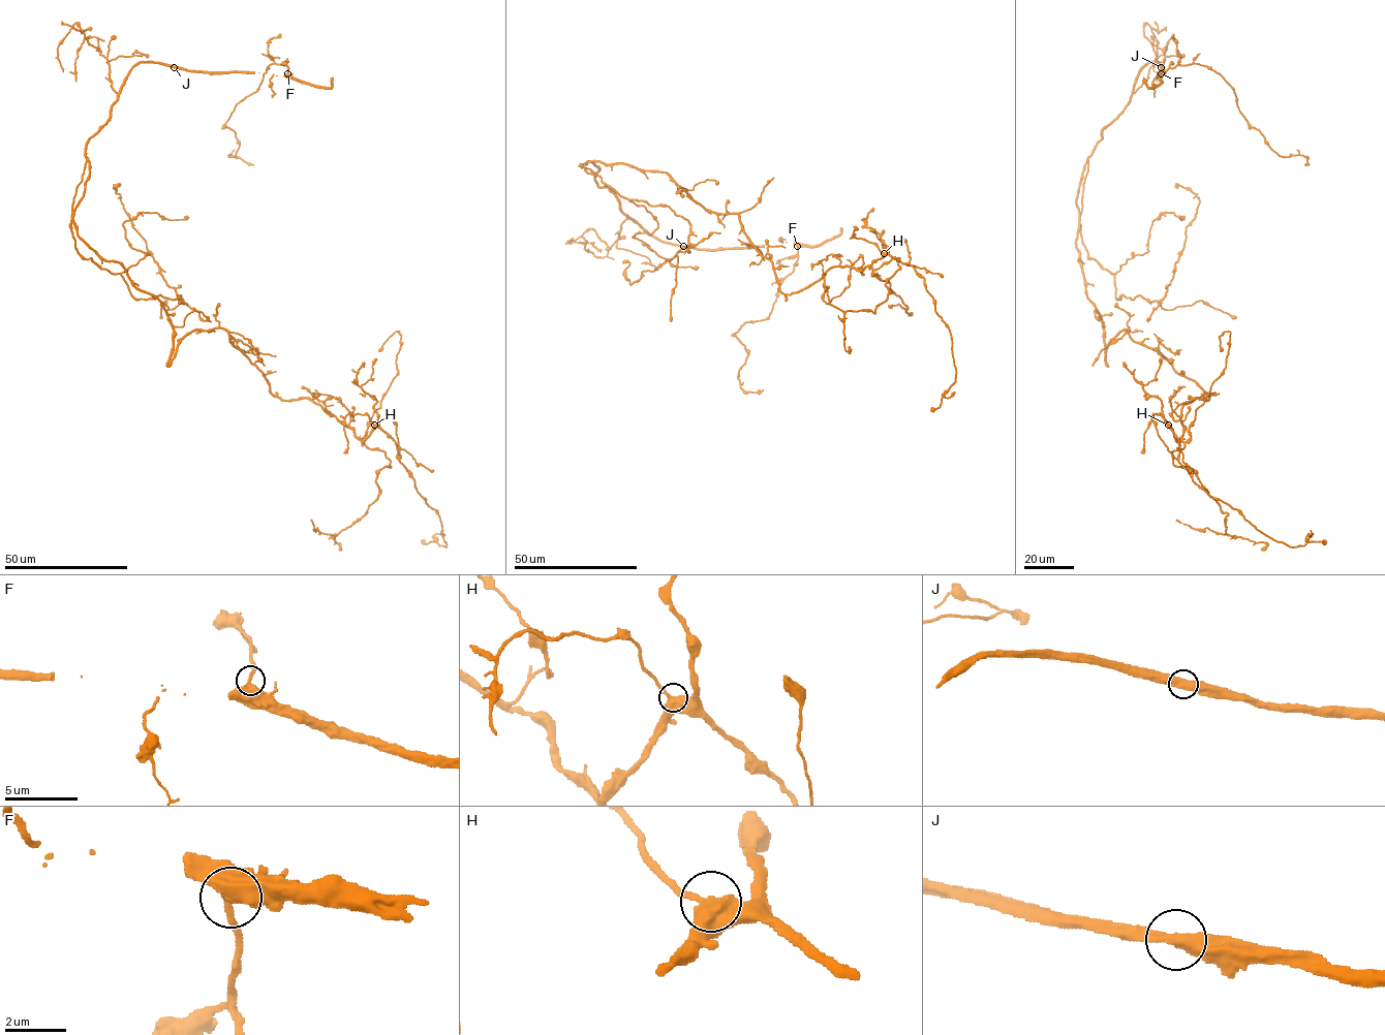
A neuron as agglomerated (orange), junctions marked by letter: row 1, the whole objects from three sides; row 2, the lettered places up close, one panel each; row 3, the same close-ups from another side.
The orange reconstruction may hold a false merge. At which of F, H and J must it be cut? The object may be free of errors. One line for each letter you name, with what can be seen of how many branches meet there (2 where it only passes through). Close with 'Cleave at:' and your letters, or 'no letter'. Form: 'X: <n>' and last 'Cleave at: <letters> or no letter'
Cleave at: no letter

